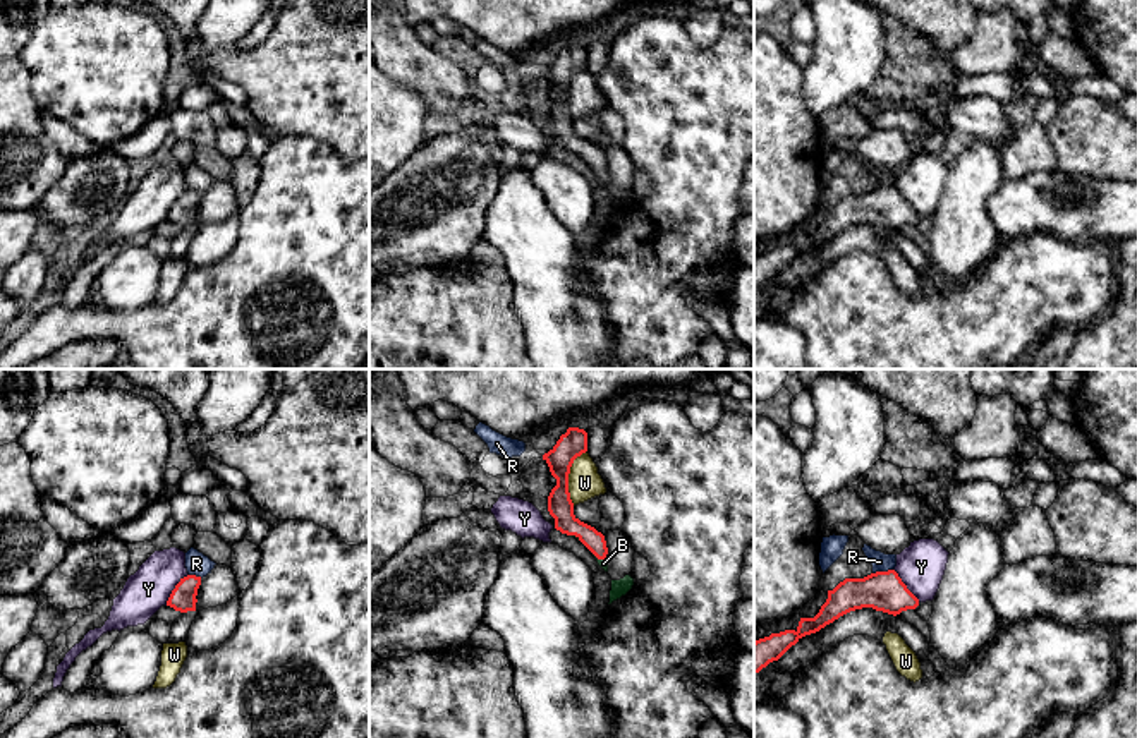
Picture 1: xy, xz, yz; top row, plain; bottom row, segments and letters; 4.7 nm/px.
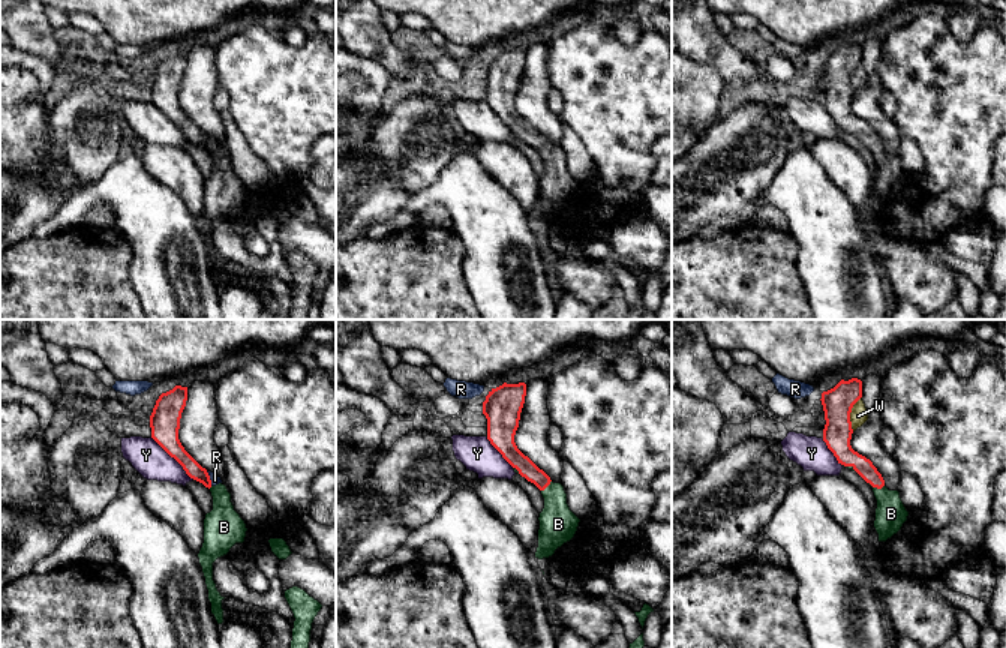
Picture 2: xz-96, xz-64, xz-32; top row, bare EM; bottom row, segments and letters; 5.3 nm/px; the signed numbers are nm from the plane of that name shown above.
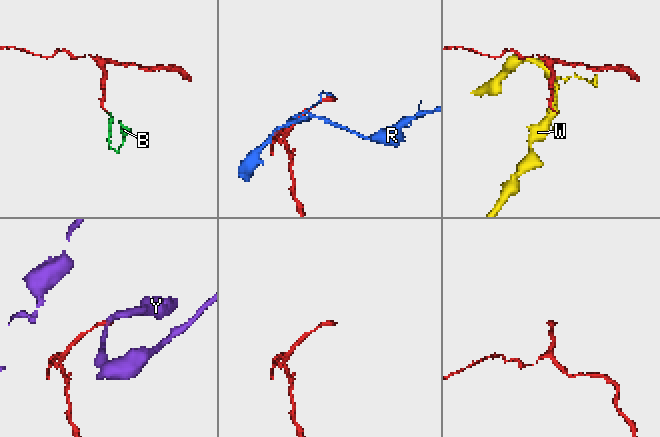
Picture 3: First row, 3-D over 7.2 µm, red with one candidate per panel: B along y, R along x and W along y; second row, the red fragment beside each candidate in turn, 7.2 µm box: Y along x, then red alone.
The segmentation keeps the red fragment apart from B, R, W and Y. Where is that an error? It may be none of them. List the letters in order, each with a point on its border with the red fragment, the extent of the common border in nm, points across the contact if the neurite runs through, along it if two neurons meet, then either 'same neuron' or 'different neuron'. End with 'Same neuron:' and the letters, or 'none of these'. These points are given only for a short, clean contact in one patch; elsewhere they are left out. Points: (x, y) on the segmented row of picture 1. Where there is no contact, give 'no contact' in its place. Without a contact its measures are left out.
B: contact xz (600, 558); length 70 nm; way xz (565, 522), (598, 548), (600, 558), (603, 563); same neuron
R: contact yz (883, 572); length 110 nm; border yz (893, 568), (873, 574); different neuron
W: contact xz (567, 477); length 280 nm; border xz (586, 450), (571, 467), (569, 498), (572, 505); different neuron
Y: contact xy (174, 589); length 190 nm; border xy (188, 574), (176, 586), (165, 604); different neuron
Same neuron: B

